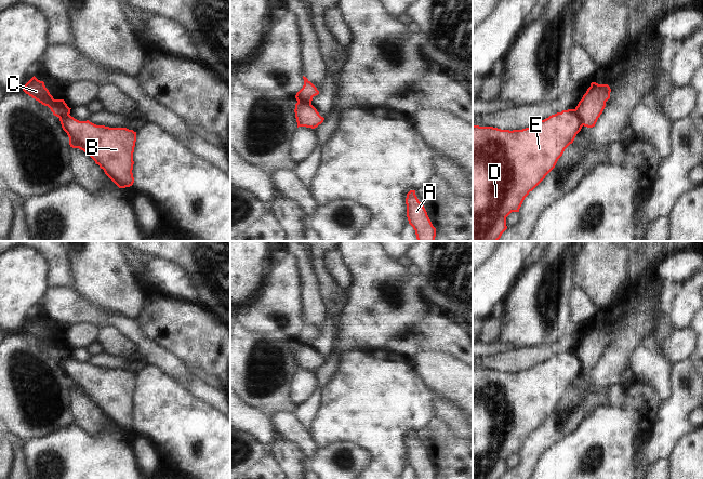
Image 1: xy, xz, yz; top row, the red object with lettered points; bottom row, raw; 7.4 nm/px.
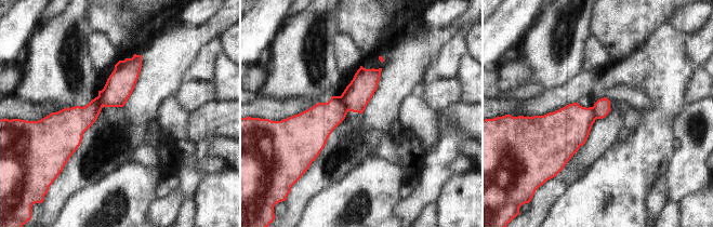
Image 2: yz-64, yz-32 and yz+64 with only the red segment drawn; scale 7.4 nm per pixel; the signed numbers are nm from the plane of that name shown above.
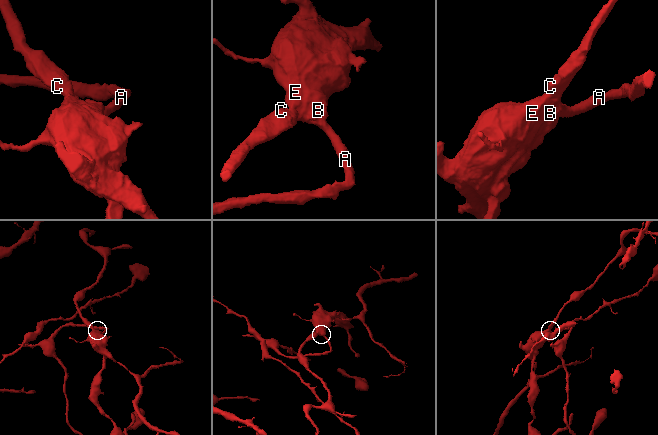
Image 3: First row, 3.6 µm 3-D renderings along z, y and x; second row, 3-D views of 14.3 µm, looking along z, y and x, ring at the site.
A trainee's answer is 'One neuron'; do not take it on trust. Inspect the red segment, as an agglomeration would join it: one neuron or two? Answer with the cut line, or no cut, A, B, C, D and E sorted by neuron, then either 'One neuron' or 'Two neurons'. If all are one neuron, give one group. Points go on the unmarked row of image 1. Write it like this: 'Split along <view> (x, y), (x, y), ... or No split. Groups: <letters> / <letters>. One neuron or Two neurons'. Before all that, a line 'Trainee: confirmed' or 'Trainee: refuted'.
Trainee: refuted
Split along yz (573, 351), (583, 367). Groups: A C / B D E. Two neurons.

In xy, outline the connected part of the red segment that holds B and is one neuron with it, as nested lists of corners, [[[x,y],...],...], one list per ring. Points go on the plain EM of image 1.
[[[69,357],[59,363],[69,380],[70,389],[90,398],[119,430],[133,427],[136,374],[127,370],[96,368],[89,362],[79,363]]]

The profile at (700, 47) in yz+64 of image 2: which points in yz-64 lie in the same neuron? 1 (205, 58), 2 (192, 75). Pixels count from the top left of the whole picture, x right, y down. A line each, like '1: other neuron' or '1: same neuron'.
1: same neuron
2: same neuron

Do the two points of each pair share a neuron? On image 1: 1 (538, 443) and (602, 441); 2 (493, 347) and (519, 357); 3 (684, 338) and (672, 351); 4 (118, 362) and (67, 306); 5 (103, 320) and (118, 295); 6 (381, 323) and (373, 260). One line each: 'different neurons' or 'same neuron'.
1: different neurons
2: different neurons
3: same neuron
4: different neurons
5: different neurons
6: same neuron

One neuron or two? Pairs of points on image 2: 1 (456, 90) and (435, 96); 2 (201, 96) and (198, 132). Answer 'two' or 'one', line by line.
1: one
2: two

